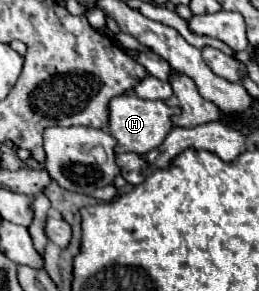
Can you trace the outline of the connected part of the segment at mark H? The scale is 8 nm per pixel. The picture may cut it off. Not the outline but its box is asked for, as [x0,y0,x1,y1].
[109,96,175,154]

